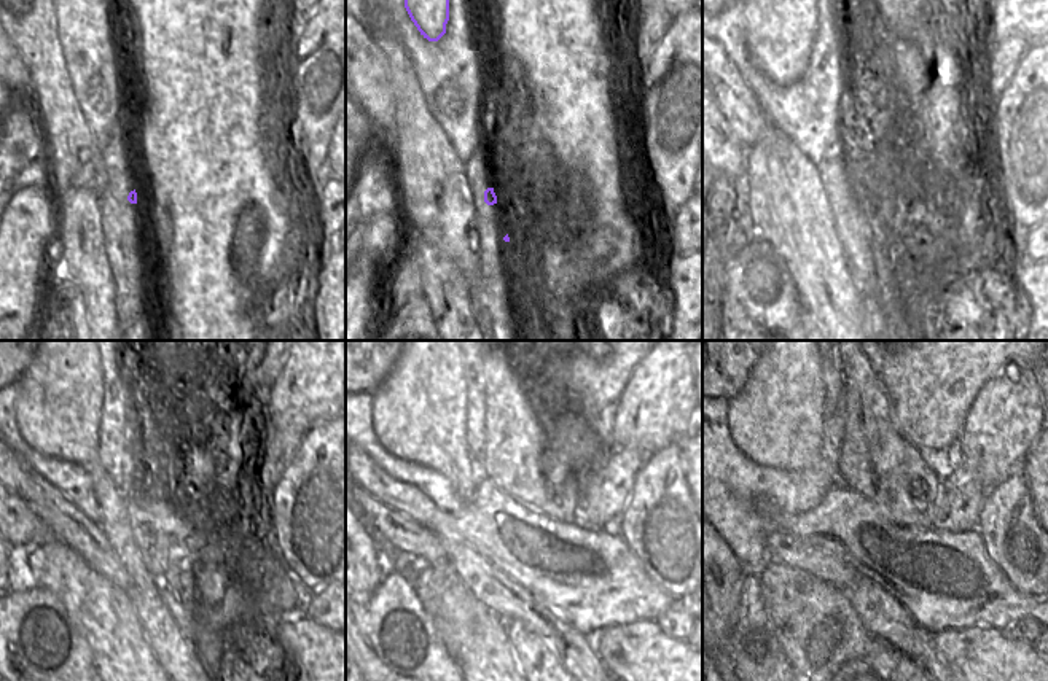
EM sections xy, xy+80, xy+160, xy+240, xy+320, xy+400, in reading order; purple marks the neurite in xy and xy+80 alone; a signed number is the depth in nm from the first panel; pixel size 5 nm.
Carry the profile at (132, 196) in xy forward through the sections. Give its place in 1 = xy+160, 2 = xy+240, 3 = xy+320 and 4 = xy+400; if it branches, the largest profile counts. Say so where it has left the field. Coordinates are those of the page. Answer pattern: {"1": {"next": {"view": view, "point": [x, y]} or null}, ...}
{"1": {"next": {"view": "xy+160", "point": [854, 220]}}, "2": {"next": {"view": "xy+240", "point": [59, 408]}}, "3": {"next": {"view": "xy+320", "point": [419, 412]}}, "4": {"next": {"view": "xy+400", "point": [778, 419]}}}

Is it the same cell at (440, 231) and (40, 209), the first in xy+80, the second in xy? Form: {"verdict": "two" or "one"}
{"verdict": "two"}

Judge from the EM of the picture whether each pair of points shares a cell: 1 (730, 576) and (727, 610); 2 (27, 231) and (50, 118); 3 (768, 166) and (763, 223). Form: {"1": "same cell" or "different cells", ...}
{"1": "same cell", "2": "different cells", "3": "same cell"}

